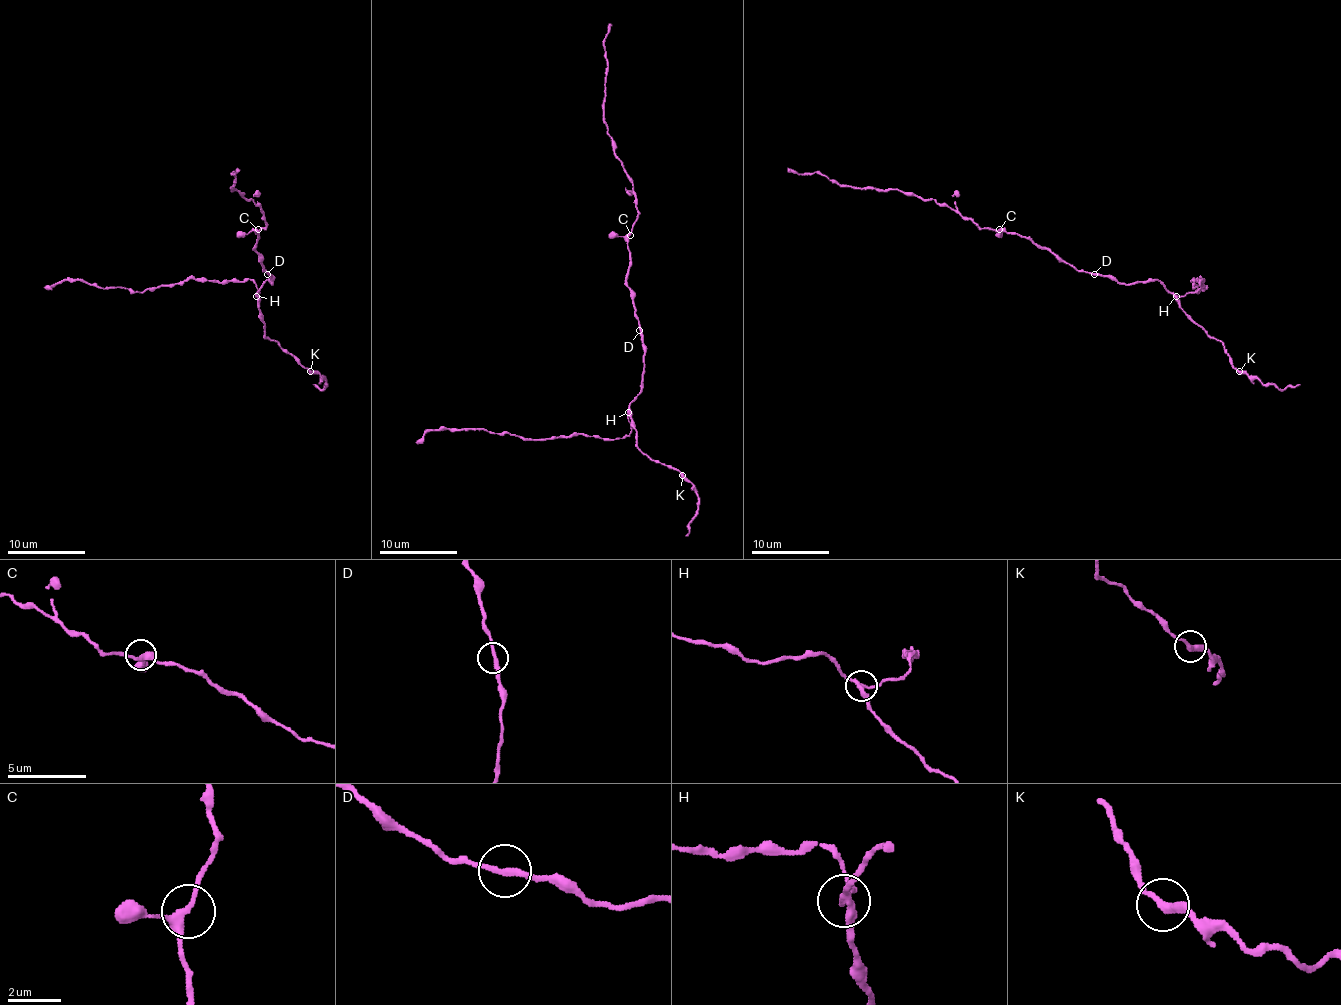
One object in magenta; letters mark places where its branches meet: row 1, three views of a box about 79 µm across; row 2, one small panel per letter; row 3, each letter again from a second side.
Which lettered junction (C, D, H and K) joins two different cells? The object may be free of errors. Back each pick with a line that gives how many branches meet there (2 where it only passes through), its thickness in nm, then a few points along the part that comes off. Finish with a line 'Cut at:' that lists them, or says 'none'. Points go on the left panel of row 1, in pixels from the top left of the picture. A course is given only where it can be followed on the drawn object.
H: Branches: 3. Thickness 240 nm. Course of the part to remove: (256, 295), (260, 291), (250, 280), (230, 281), (187, 278), (168, 285), (129, 291), (61, 280), (43, 287)
Cut at: H

